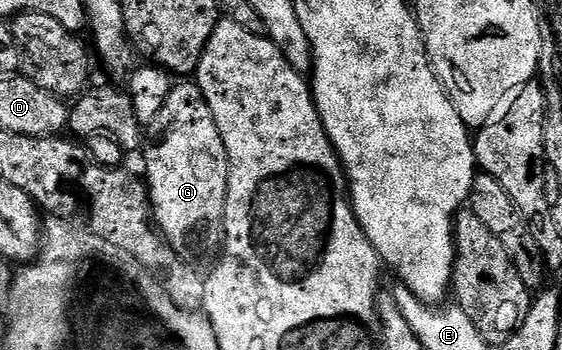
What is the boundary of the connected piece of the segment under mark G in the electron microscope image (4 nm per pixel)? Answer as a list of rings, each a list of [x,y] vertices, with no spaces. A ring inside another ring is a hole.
[[[197,83],[190,85],[175,84],[164,99],[159,113],[145,126],[144,129],[144,154],[146,169],[144,180],[146,188],[150,190],[150,208],[152,221],[157,232],[174,247],[181,247],[186,241],[186,236],[191,235],[197,227],[196,222],[202,220],[202,213],[210,209],[210,197],[214,193],[228,191],[228,175],[230,164],[224,147],[224,139],[220,139],[220,131],[216,127],[216,119],[212,119],[212,111],[204,99]]]

